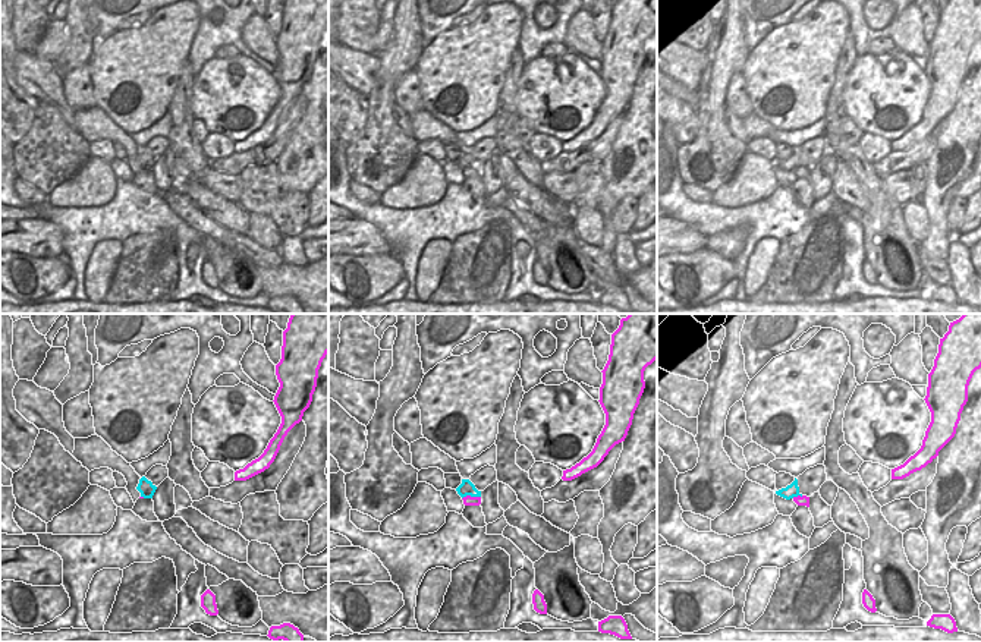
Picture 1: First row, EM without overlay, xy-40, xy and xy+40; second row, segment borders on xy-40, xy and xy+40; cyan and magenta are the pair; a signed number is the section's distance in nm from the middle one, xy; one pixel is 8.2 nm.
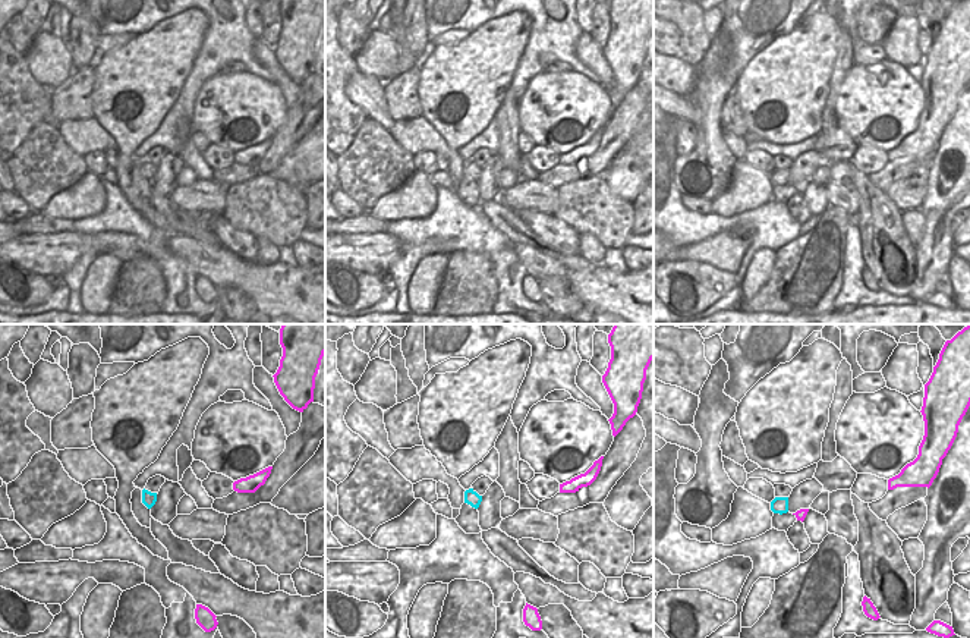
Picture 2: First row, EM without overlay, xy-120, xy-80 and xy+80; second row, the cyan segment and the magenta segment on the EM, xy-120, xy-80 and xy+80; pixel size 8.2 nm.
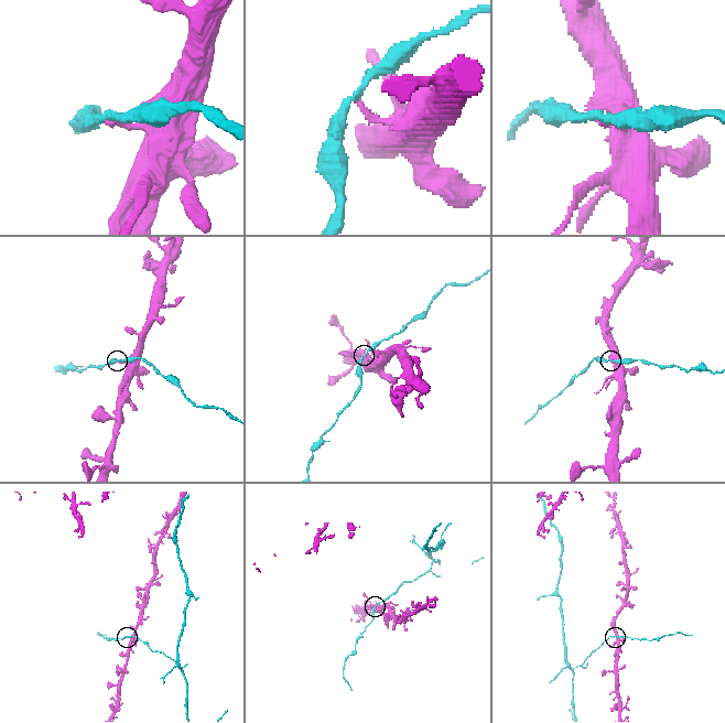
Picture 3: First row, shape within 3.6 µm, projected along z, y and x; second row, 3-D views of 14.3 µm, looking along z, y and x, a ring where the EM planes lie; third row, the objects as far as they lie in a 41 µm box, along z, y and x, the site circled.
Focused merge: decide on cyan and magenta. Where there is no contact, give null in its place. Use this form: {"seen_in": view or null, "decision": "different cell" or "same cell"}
{"seen_in": "xy", "decision": "different cell"}

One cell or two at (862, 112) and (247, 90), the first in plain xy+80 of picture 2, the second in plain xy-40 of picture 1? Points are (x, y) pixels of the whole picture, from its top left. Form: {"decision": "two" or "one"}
{"decision": "one"}

